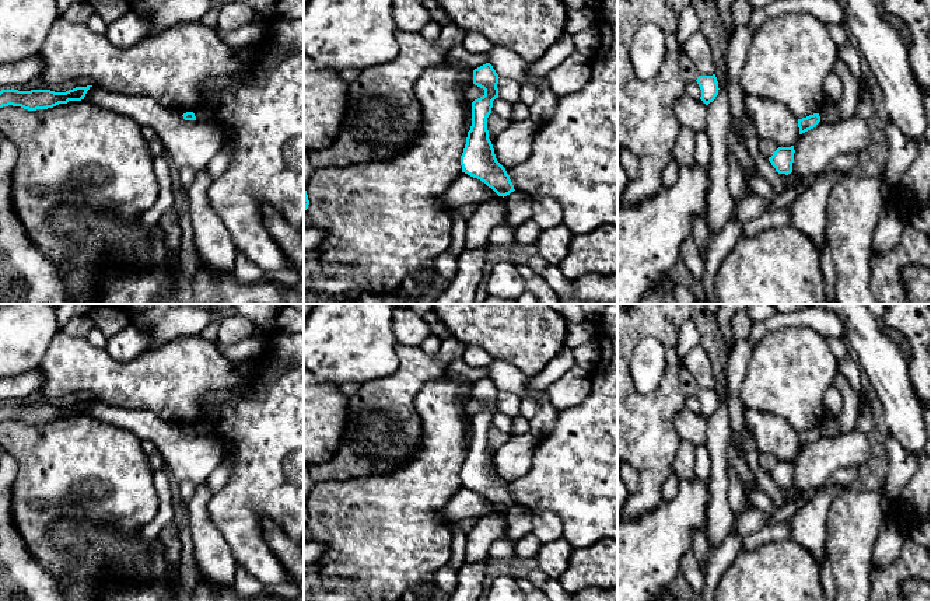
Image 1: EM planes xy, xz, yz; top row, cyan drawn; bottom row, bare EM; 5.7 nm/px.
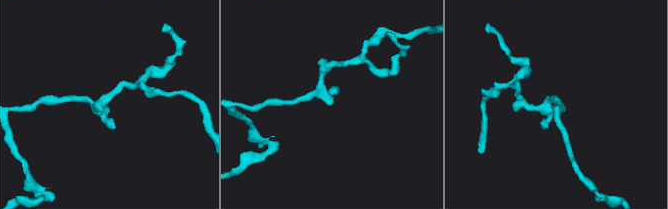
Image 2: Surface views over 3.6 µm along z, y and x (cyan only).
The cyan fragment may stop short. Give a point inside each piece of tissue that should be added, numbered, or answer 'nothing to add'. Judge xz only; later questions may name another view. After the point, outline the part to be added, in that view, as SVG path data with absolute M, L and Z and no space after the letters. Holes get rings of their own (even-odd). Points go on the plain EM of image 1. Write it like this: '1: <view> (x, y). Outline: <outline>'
nothing to add

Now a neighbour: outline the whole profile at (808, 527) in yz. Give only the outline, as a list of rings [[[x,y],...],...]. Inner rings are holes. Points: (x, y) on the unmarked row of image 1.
[[[820,486],[813,495],[811,495],[809,502],[791,518],[787,521],[790,528],[790,537],[805,548],[820,565],[827,544],[827,528],[826,517],[832,502],[846,492],[843,486],[823,488]]]

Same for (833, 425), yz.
[[[841,373],[836,374],[833,387],[841,394],[843,409],[839,415],[825,416],[818,426],[820,436],[840,436],[853,431],[860,416],[860,395]]]

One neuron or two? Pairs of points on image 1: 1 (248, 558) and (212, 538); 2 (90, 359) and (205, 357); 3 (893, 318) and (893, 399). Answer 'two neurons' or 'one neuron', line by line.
1: two neurons
2: one neuron
3: two neurons

